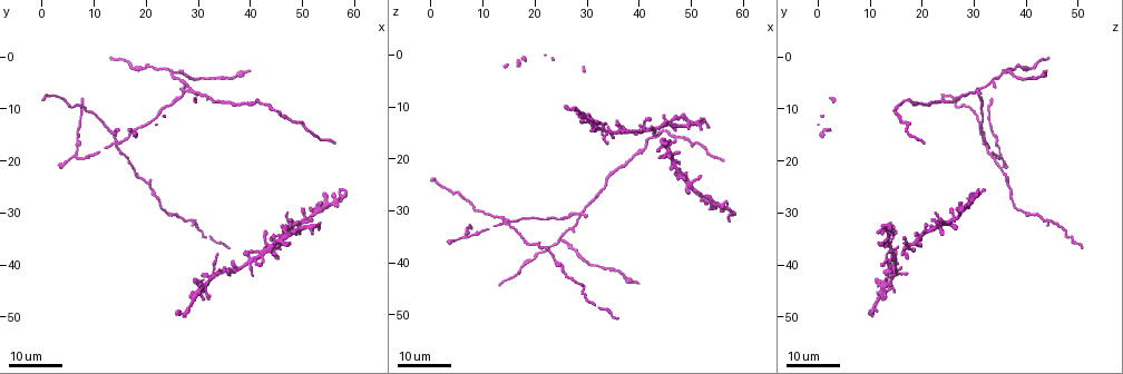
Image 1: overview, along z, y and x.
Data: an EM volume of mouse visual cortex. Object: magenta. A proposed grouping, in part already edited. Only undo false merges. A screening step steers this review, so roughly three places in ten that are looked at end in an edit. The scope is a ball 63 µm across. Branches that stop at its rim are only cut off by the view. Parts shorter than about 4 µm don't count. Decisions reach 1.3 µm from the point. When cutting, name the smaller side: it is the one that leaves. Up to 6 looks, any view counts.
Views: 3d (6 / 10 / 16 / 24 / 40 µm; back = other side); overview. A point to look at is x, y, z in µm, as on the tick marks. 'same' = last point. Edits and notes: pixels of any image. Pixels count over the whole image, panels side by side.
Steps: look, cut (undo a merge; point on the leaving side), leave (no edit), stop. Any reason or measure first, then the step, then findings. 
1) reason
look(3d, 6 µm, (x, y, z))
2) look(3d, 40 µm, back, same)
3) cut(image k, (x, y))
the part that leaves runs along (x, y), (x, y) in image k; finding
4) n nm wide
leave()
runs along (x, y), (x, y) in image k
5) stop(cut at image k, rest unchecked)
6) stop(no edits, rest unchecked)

four or more arms meet
look(3d, 24 µm, (28.0, 6.5, 31.0))

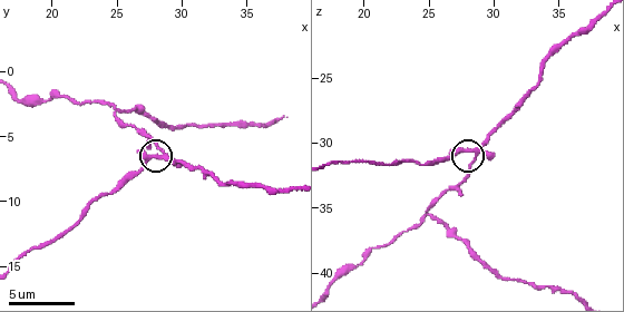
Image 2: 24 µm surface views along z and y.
look(3d, 6 µm, (28.4, 6.4, 30.6))

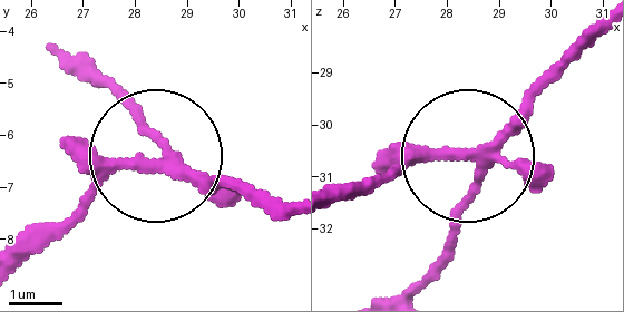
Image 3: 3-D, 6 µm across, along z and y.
4 arms
leave()
all the same cell

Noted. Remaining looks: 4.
a fork
look(3d, 16 µm, (25.2, 2.8, 35.4))

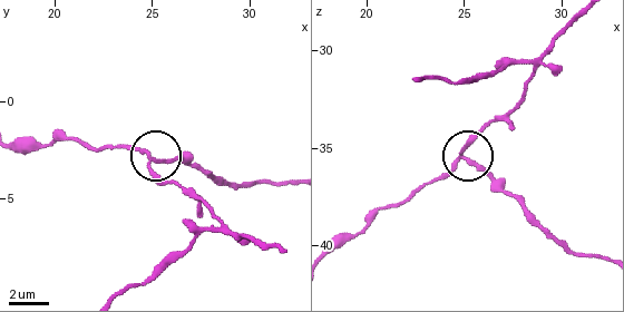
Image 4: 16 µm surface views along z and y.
160 nm wide
cut(image 4, (177, 159))
the part that leaves runs along (153, 158), (186, 158), (235, 183), (291, 183) in image 4; a second cell is stuck on

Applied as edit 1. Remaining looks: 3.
see it whole again
look(overview)

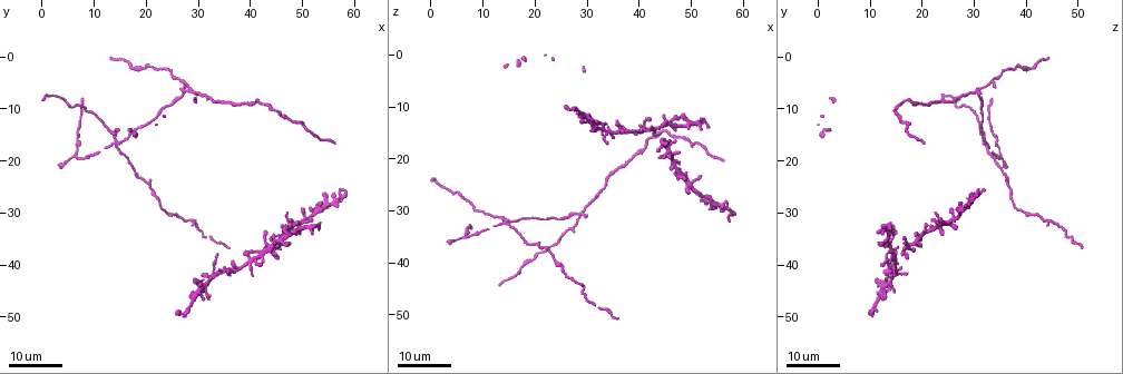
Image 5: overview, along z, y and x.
looks like a crossing
look(3d, 24 µm, (14.5, 16.5, 32.0))

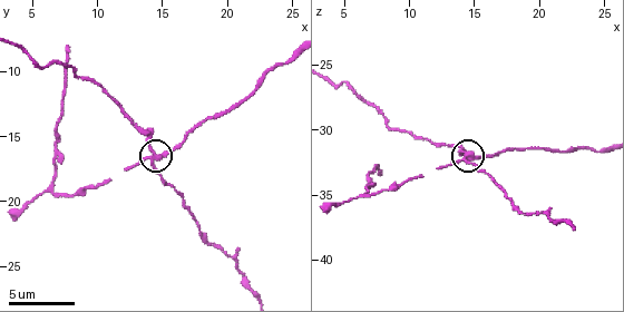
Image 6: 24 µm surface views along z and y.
look(3d, 6 µm, (14.4, 16.6, 32.0))

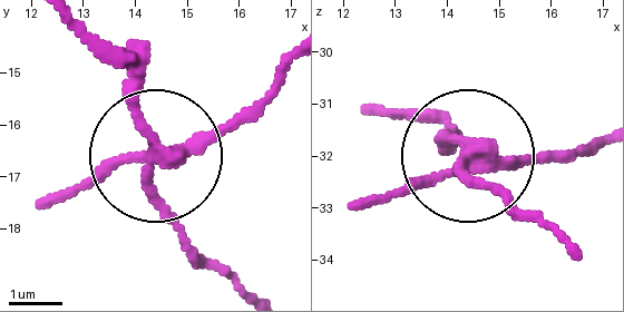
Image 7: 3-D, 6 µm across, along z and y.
240 nm wide
cut(image 7, (123, 88))
the part that leaves runs along (167, 155), (150, 204), (234, 284) in image 7; two cells meet here

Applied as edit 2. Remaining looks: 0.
stop(cut at image 4, cut at image 7, rest unchecked)

